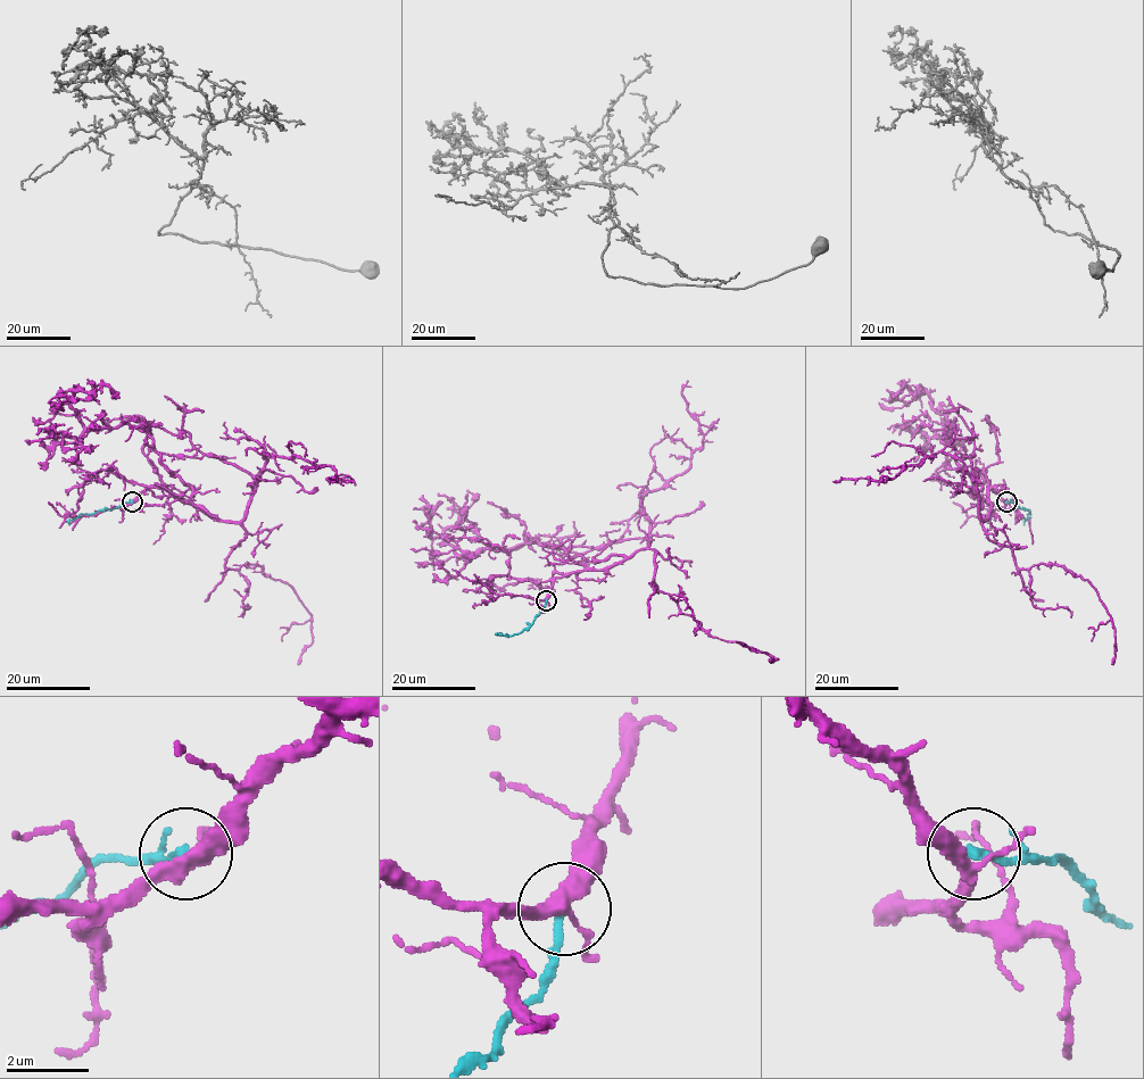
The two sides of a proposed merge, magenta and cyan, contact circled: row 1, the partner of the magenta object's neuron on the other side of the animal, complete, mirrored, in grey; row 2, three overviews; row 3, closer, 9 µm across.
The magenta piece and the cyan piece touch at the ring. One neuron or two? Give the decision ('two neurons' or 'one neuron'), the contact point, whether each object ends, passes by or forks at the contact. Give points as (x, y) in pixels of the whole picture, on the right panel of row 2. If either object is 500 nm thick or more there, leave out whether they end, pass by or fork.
two neurons; at (1006, 501); magenta forks there; cyan ends there

